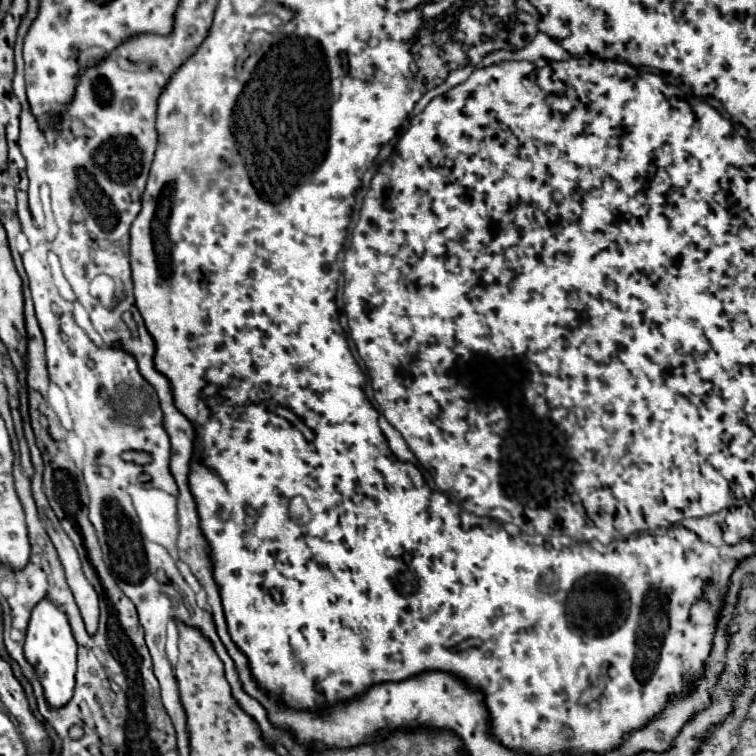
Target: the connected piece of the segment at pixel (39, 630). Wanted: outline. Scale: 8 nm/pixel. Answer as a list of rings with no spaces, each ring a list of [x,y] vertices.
[[[42,600],[30,616],[30,626],[26,632],[24,656],[32,664],[50,708],[64,708],[74,694],[74,674],[76,674],[76,640],[72,636],[66,614],[50,600]]]

